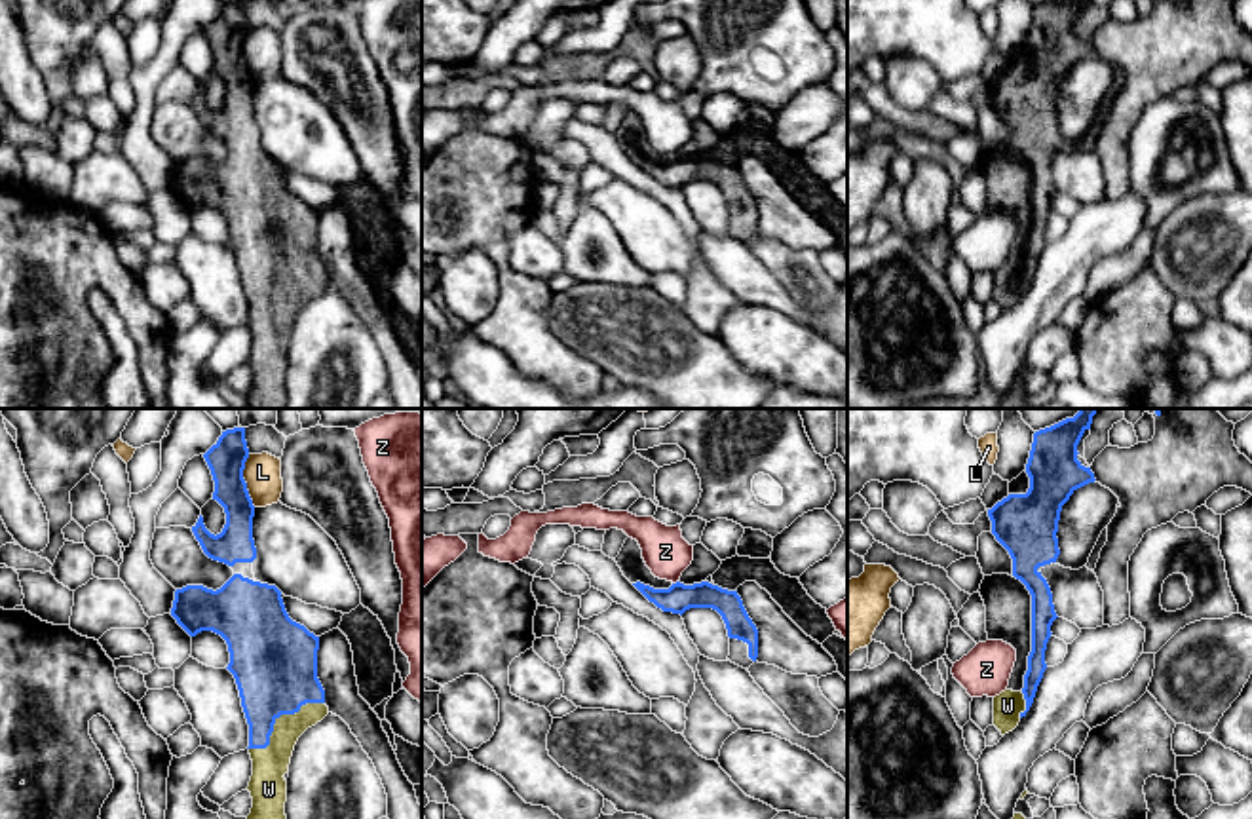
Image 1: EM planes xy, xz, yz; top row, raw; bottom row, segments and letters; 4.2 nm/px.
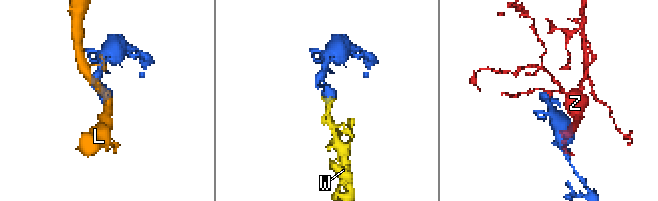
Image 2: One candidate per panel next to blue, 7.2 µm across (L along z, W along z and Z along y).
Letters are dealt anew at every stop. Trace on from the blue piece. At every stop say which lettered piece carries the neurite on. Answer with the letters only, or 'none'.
W

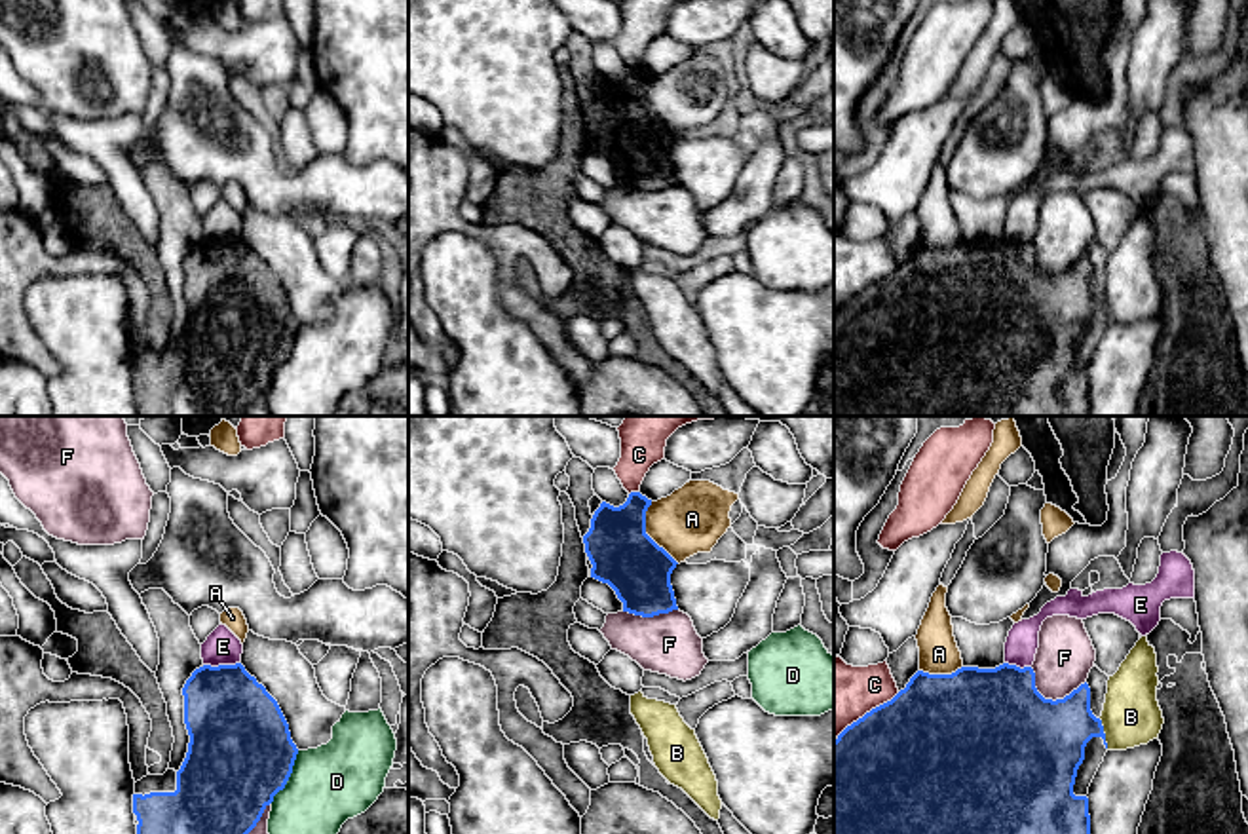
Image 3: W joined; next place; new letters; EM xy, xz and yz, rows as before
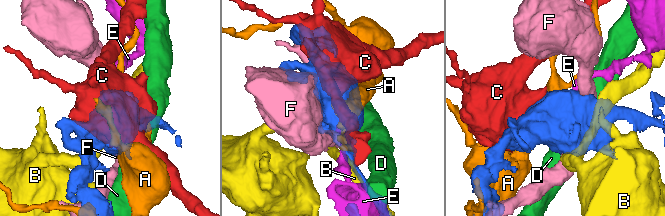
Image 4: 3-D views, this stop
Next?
none

